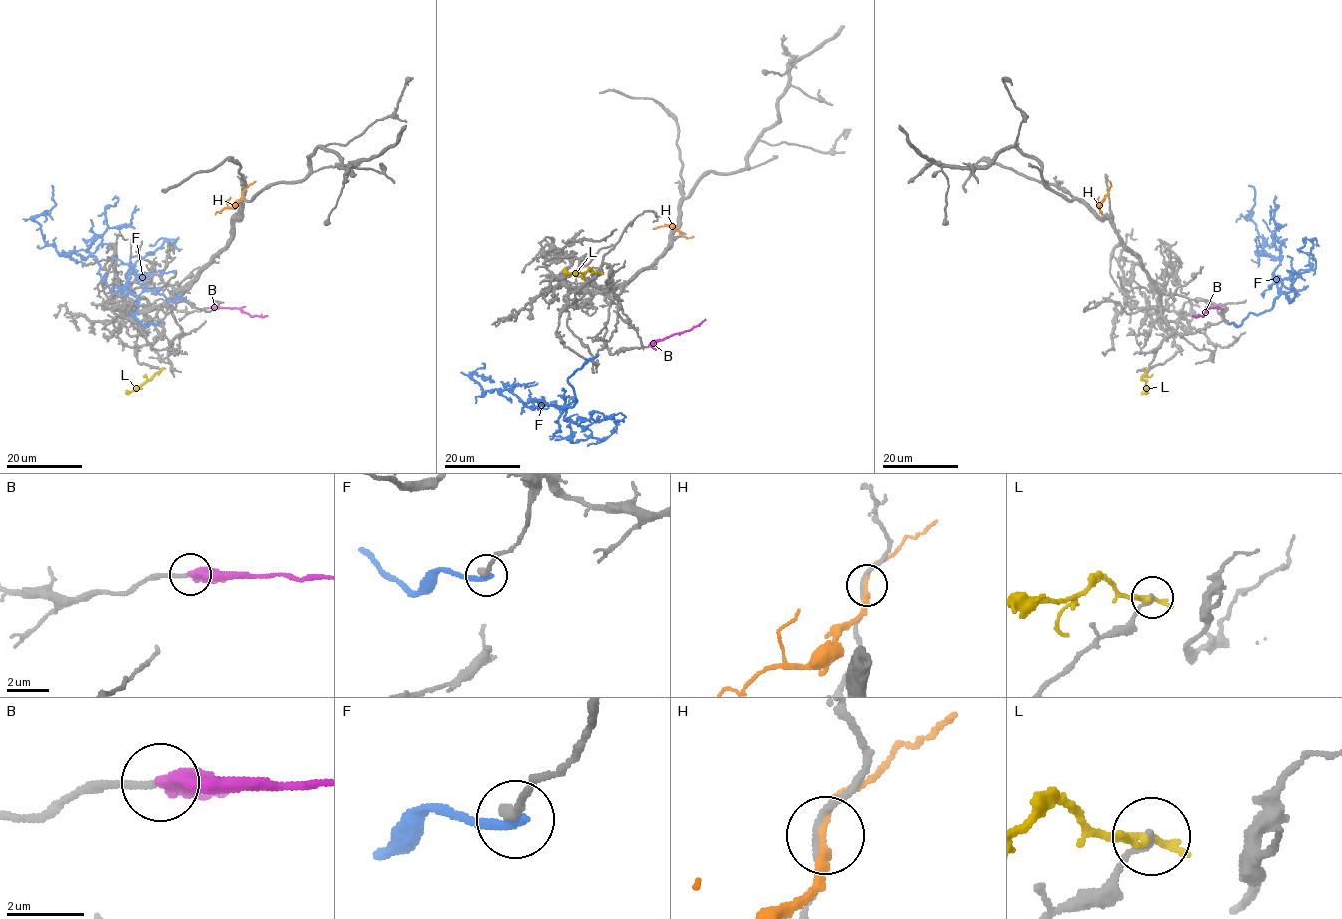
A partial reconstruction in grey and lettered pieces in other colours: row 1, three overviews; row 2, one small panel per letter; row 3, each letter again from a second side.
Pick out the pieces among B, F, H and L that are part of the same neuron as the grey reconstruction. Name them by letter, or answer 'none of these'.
B

